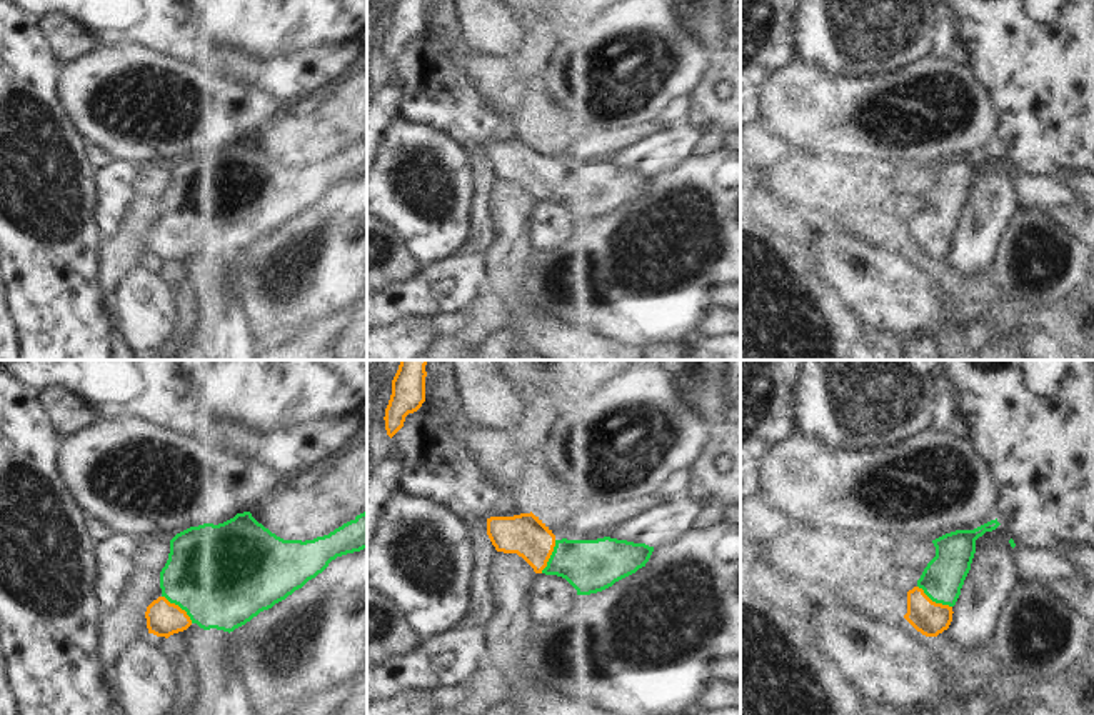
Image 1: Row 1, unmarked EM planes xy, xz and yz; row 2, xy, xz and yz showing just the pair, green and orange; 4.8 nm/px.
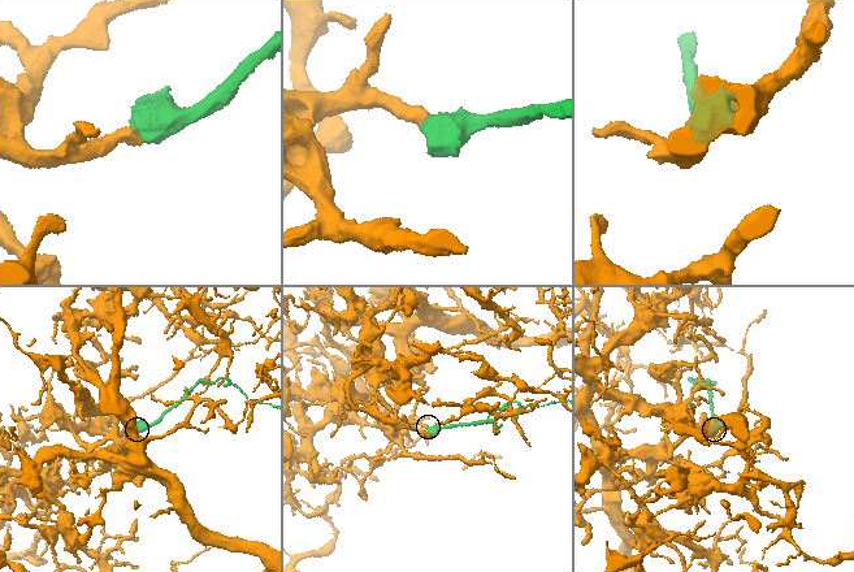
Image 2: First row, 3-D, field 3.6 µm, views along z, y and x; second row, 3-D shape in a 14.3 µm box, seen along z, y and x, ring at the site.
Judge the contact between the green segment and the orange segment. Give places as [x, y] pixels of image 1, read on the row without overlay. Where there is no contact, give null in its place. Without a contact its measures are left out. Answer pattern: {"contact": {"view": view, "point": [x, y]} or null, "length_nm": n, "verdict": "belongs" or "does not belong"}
{"contact": {"view": "yz", "point": [934, 227]}, "length_nm": 200, "verdict": "belongs"}

